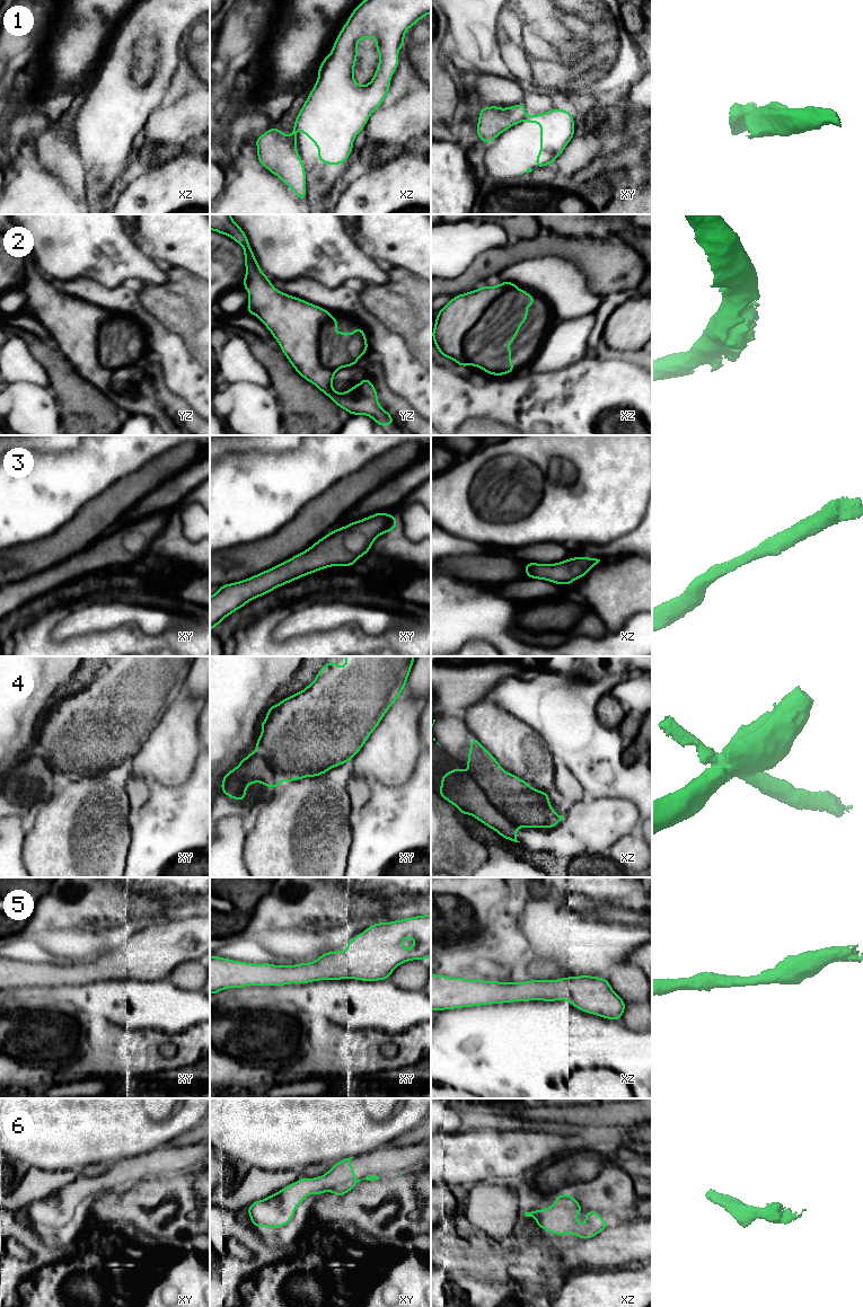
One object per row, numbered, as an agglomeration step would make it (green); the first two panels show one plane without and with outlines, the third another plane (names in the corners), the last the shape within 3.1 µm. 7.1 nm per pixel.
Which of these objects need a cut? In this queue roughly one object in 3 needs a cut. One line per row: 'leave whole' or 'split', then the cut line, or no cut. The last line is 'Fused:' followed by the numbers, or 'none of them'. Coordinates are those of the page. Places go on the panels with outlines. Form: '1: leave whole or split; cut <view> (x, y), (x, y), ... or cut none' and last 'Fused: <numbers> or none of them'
1: split; cut xz (291, 137), (296, 143)
2: leave whole; cut none
3: leave whole; cut none
4: split; cut xz (474, 778), (490, 802), (517, 827)
5: leave whole; cut none
6: leave whole; cut none
Fused: 1, 4

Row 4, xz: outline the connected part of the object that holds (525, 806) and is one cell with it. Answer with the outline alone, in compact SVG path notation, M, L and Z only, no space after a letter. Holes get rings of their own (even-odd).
M472 736L467 768L496 810L519 828L555 828L564 815L555 813L548 793L532 788L527 781L507 772L481 742Z

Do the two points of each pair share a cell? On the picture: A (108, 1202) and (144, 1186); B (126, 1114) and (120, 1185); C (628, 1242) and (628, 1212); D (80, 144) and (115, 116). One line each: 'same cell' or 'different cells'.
A: same cell
B: different cells
C: different cells
D: same cell

